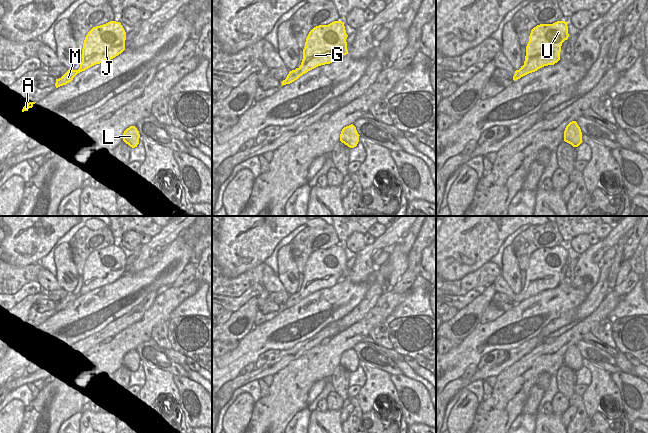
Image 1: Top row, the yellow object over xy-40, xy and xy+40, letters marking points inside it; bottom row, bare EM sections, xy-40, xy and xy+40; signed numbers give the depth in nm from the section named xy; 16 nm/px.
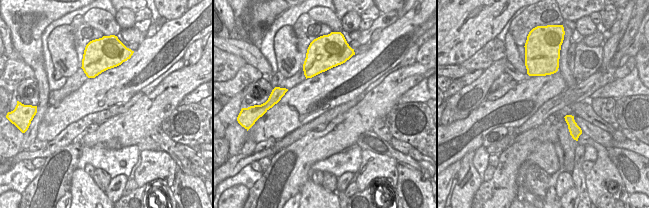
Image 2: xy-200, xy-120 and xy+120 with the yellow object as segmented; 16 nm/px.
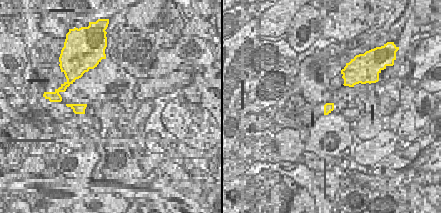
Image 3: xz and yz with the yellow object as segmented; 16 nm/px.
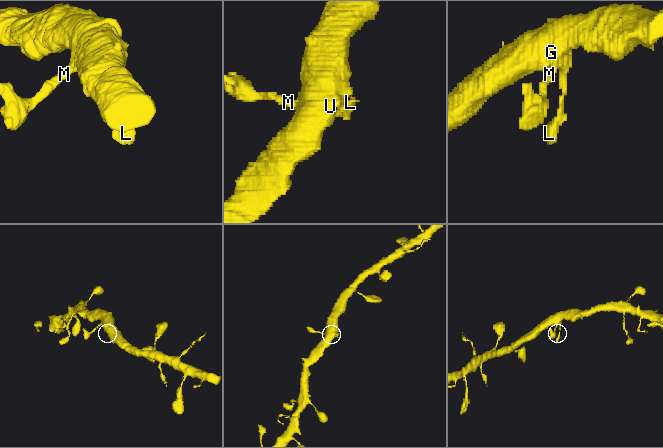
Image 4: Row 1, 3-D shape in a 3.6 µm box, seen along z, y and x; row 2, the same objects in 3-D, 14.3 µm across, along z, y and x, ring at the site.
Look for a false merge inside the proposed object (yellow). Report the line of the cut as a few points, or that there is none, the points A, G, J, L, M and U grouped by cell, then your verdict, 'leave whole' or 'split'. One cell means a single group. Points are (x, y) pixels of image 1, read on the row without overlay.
no cut; A G J L M U; leave whole

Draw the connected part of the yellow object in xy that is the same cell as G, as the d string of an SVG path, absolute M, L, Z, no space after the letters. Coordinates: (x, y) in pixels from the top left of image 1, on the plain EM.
M342 245L314 251L306 262L301 289L289 296L282 305L282 310L294 306L318 290L330 288L340 280L348 278L347 261Z

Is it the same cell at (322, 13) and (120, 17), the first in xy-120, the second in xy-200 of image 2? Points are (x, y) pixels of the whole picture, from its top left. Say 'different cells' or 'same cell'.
different cells

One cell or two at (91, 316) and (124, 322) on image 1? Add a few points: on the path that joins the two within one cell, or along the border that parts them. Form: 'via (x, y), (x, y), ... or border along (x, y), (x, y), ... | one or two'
border along (133, 307), (93, 333) | two

